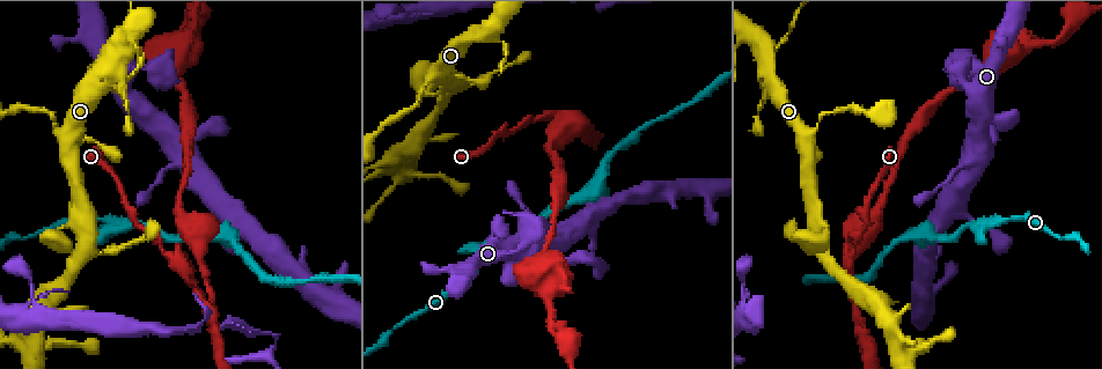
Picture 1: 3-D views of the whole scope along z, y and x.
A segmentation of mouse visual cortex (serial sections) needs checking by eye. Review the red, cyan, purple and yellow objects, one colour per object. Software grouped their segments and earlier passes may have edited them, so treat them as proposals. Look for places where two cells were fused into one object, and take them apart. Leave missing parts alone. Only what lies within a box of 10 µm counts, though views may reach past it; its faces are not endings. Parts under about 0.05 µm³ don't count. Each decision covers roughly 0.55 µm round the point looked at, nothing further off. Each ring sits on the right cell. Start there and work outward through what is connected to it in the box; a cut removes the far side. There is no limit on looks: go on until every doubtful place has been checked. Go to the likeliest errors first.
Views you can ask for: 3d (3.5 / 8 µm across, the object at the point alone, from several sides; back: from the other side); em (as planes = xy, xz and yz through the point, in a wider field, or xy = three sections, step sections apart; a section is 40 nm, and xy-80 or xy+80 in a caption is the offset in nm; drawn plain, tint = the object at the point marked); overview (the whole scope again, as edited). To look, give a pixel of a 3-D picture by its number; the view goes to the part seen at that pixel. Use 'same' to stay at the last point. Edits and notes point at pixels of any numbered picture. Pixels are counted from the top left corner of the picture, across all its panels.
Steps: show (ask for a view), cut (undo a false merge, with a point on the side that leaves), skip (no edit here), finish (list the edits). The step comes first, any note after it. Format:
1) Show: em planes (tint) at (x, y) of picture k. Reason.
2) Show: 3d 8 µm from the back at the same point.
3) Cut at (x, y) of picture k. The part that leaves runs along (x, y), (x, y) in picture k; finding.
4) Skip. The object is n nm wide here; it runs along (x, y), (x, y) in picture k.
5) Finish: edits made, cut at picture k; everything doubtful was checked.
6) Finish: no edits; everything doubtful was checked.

Show: 3d 8 µm from the back at (208, 306) of picture 1. Arms run side by side.

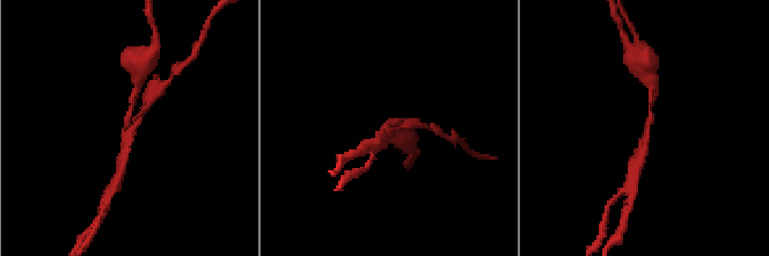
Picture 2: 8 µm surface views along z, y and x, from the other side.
Show: 3d 3.5 µm at the same point.

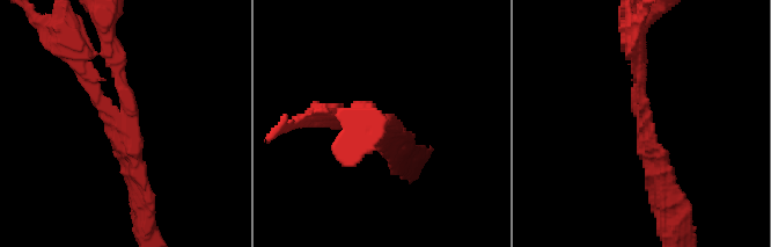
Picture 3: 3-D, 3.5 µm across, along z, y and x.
Show: em xy step 5 (tint) at (121, 124) of picture 3. Need the tissue.

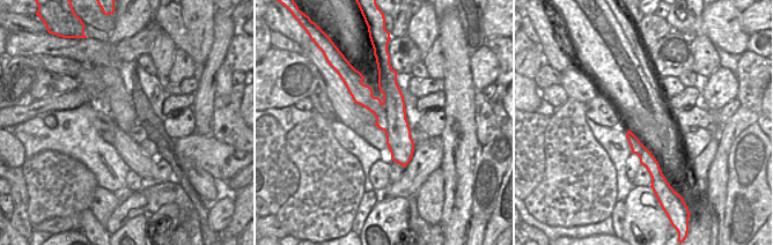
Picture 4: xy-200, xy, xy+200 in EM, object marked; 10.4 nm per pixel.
Skip. The arms are 150, 150, 150 nm wide; it runs along (391, 72), (391, 119), (404, 162) in picture 4; continuous, no second cell.

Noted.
Show: 3d 3.5 µm from the back at (555, 270) of picture 1. Abrupt turn.

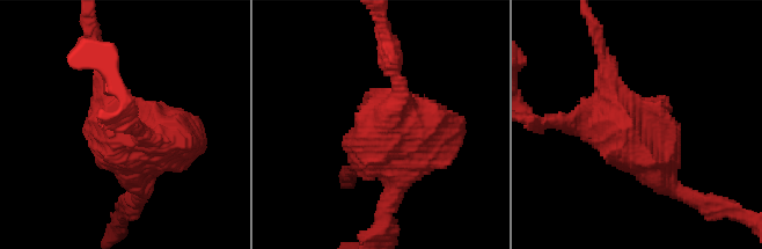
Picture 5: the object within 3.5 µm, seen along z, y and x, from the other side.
Show: em xy step 3 (tint) at (636, 126) of picture 5.

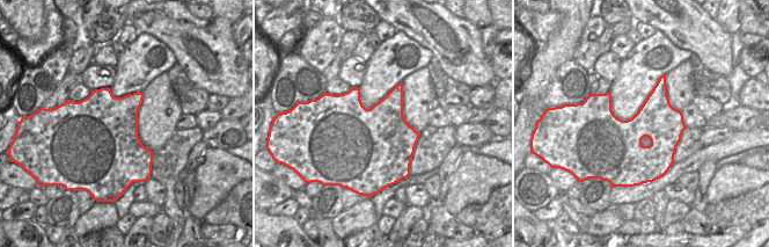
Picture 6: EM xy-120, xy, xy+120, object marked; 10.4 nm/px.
Skip. It runs along (684, 193), (639, 140), (565, 122) in picture 5; all the same cell.

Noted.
Show: 3d 3.5 µm at (59, 133) of picture 1. Four-way junction.

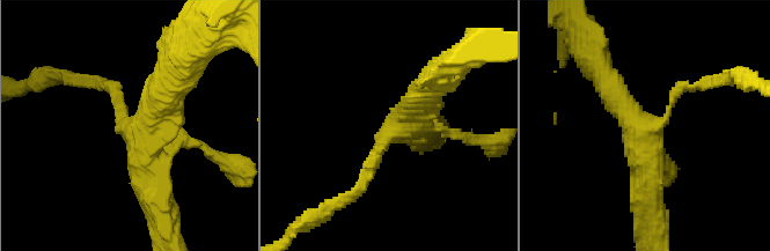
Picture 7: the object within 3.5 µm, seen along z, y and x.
Show: em planes (tint) at (656, 125) of picture 7. 4 arms meet here; the arms are 150, 150, 400, 400 nm wide.

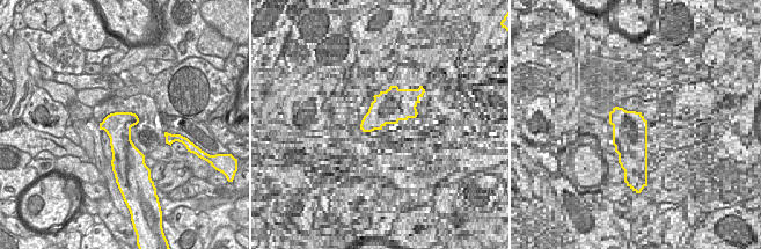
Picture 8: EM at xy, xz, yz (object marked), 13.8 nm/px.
Show: em xy step 3 (tint) at the same point.

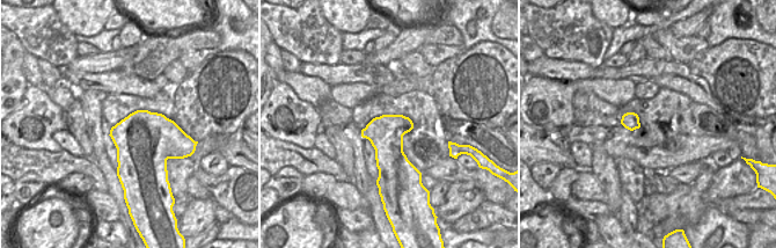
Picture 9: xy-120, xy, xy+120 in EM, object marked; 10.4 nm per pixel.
Skip. It runs along (425, 91), (361, 183) in picture 7; all the same cell.

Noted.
Finish: no edits; everything doubtful was checked.

